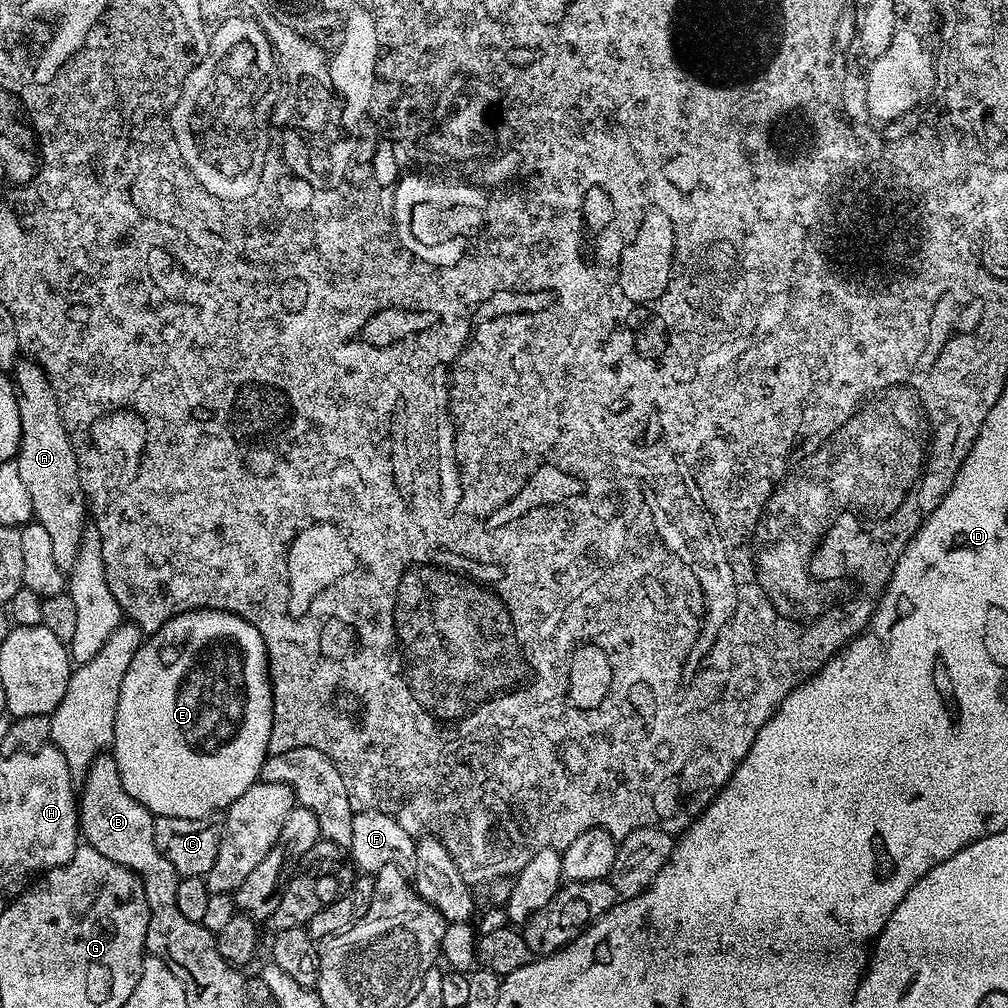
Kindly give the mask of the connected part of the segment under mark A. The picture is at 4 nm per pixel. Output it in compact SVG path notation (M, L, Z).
M31 359L23 360L14 368L20 415L20 450L14 462L18 466L18 474L22 474L26 491L30 493L35 523L46 526L50 540L54 542L54 560L60 568L71 570L78 558L80 537L86 524L86 497L80 488L78 453L72 449L72 440L64 429L64 420L60 417L62 405L52 391L51 380L39 364Z

